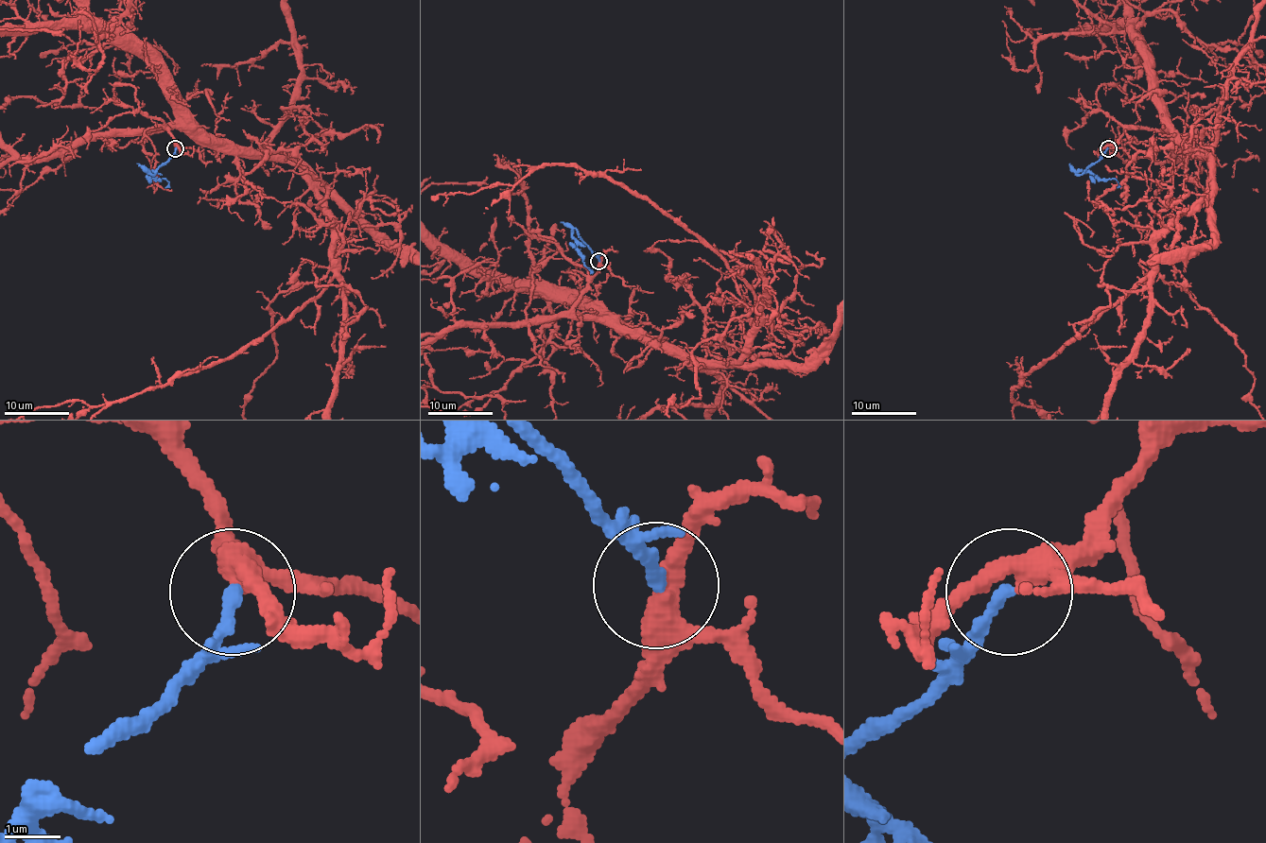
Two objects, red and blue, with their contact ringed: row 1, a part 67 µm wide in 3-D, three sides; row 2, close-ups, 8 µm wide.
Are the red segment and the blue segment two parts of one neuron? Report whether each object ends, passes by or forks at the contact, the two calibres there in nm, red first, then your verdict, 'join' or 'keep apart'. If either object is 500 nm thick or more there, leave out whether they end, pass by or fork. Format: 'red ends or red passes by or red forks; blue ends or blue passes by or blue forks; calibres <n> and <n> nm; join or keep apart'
red forks; blue ends; calibres 320 and 240 nm; join

